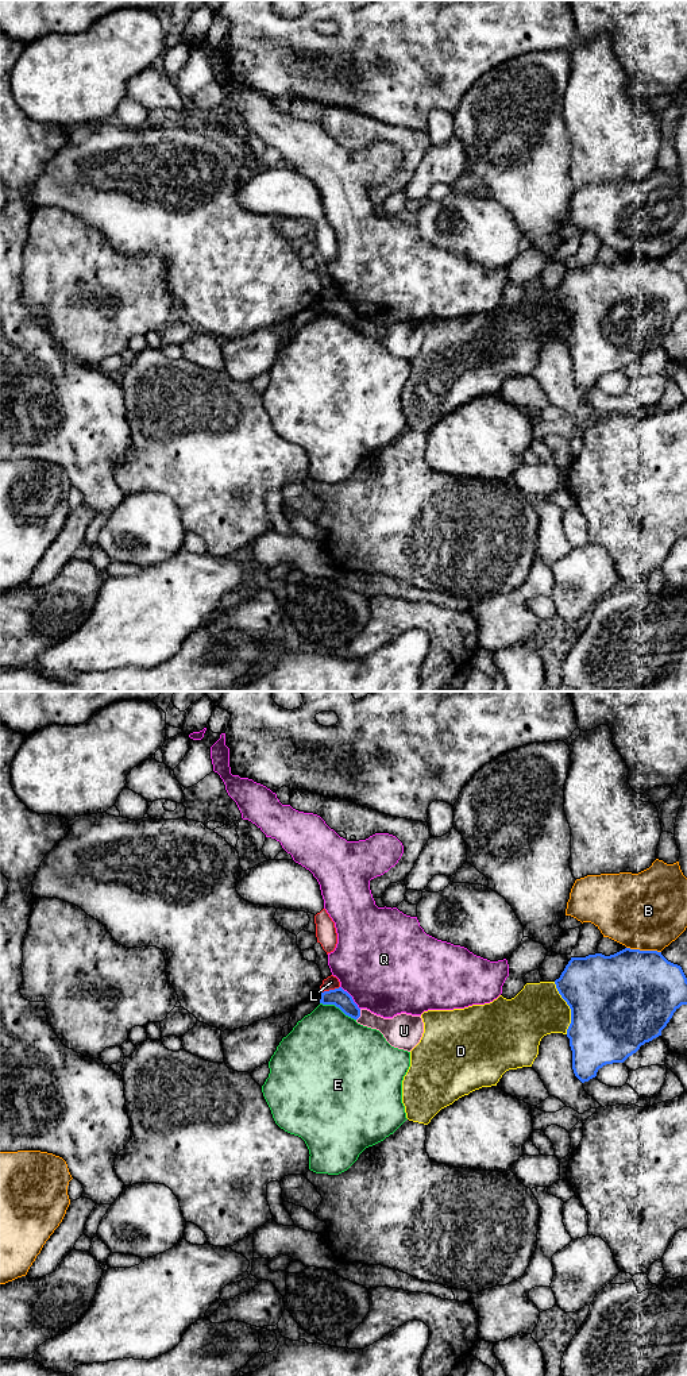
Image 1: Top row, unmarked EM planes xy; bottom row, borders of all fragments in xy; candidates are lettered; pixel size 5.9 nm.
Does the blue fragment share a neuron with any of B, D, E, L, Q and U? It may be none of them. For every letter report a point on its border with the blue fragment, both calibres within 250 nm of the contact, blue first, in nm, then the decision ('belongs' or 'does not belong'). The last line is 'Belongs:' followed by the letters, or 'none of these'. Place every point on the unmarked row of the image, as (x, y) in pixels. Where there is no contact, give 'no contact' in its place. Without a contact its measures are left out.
B: meets blue in xy at (644, 259); 500 nm thick on the blue side, 460 nm on the other; does not belong
D: meets blue in xy at (570, 316); 500 nm thick on the blue side, 300 nm on the other; does not belong
E: meets blue in xy at (338, 315); 110 nm thick on the blue side, 440 nm on the other; does not belong
L: meets blue in xy at (330, 299); 110 nm thick on the blue side, 80 nm on the other; does not belong
Q: meets blue in xy at (351, 307); 110 nm thick on the blue side, 480 nm on the other; does not belong
U: meets blue in xy at (359, 323); 110 nm thick on the blue side, 170 nm on the other; does not belong
Belongs: none of these

